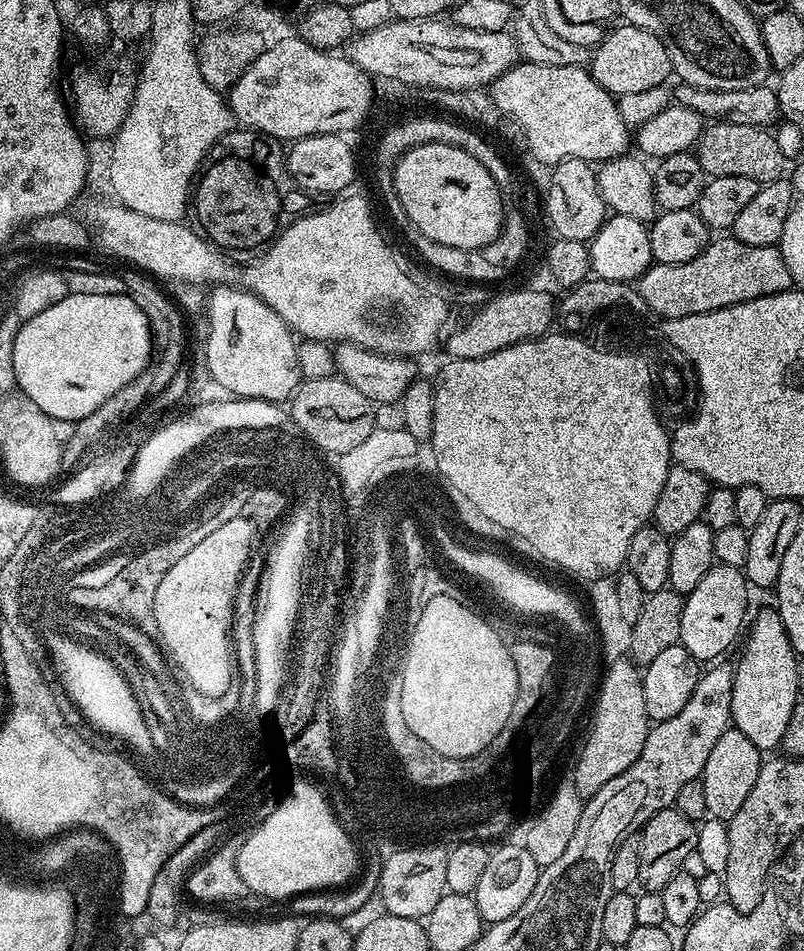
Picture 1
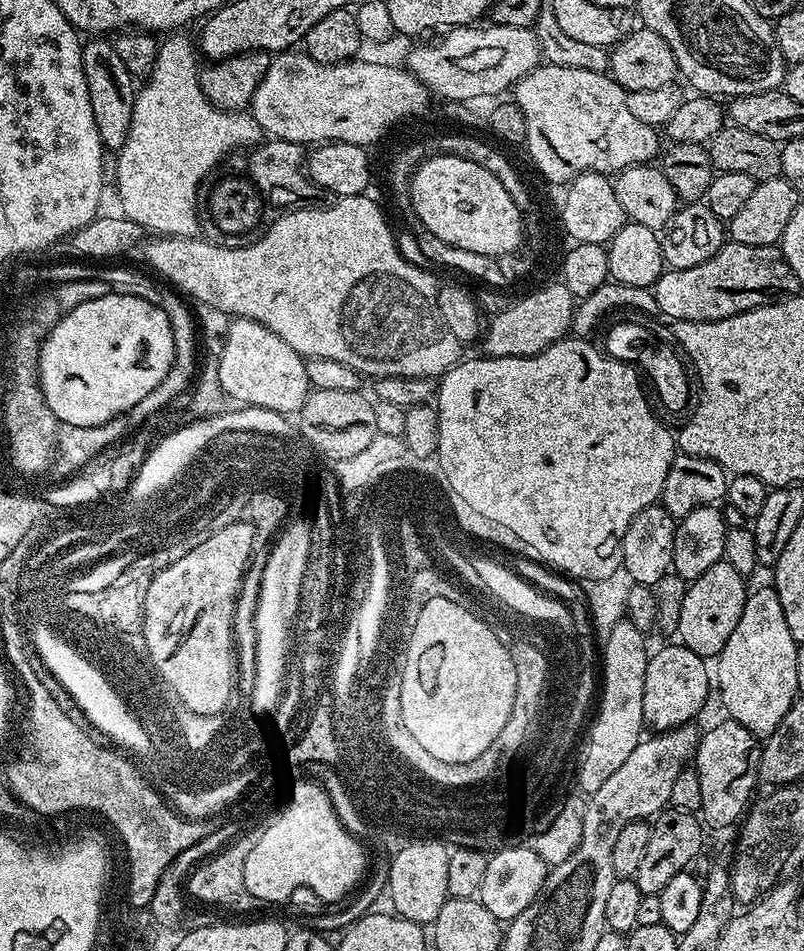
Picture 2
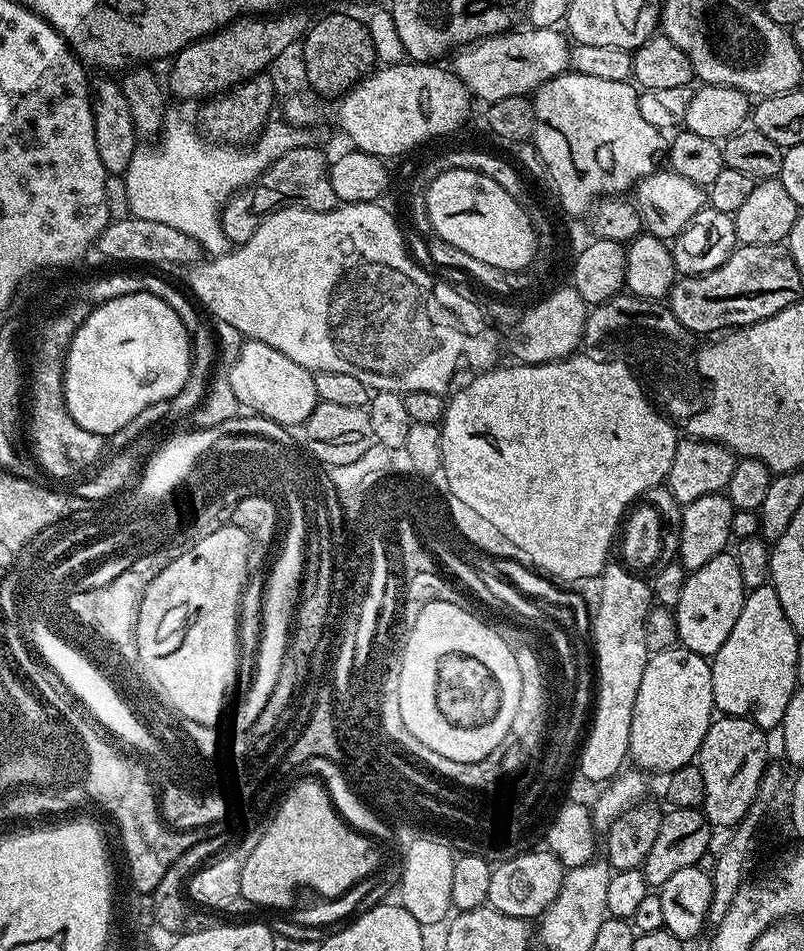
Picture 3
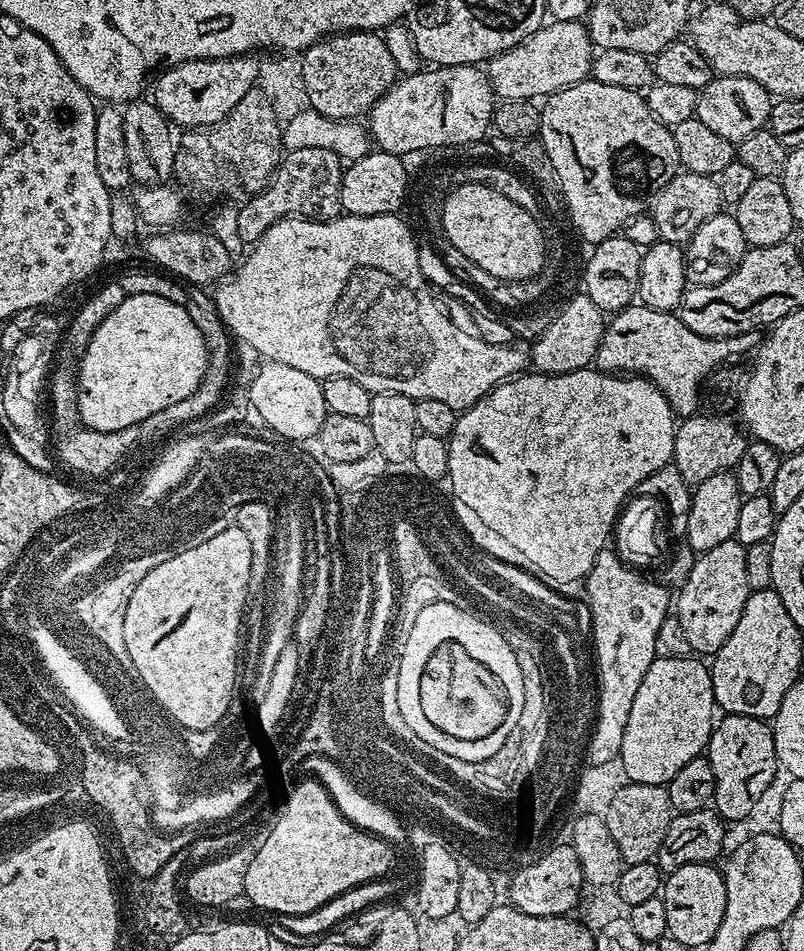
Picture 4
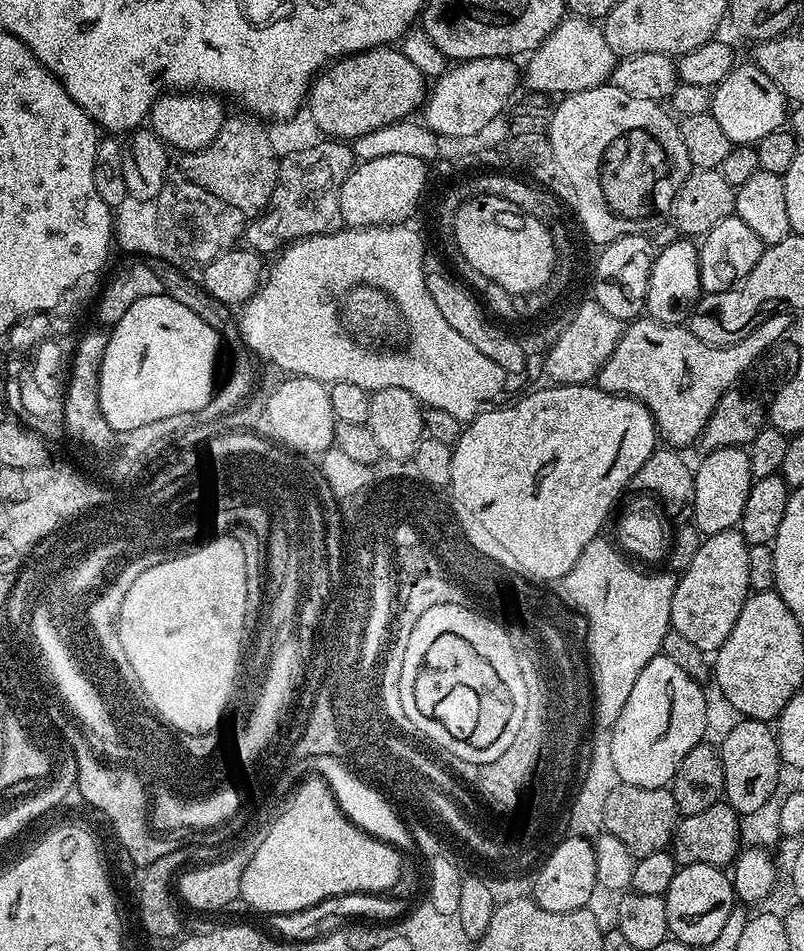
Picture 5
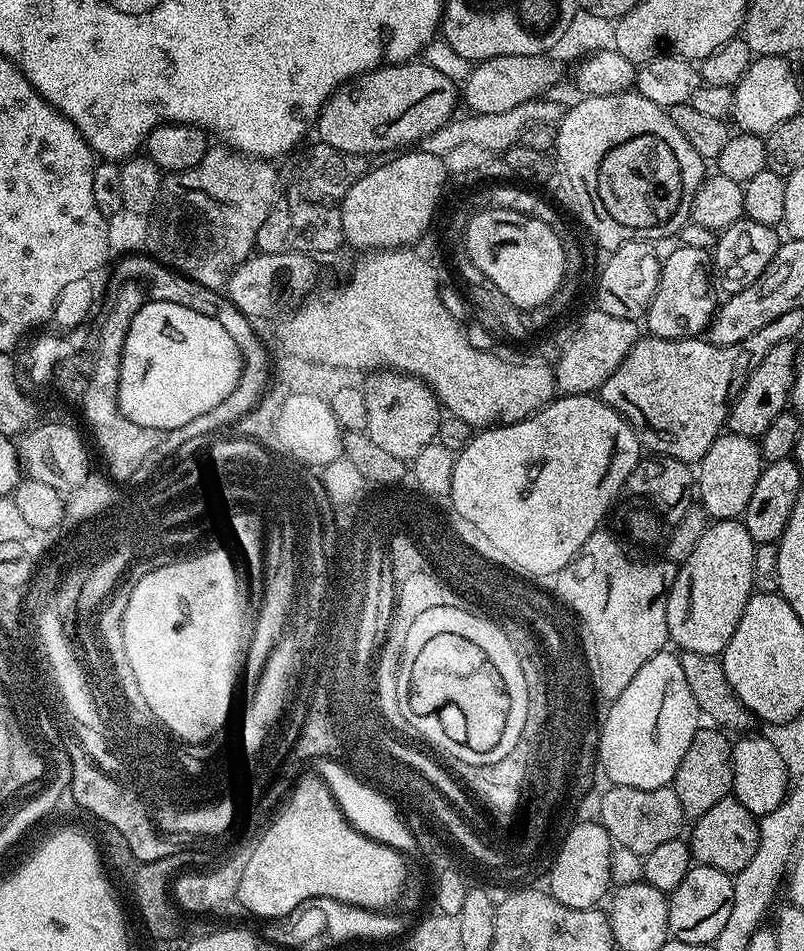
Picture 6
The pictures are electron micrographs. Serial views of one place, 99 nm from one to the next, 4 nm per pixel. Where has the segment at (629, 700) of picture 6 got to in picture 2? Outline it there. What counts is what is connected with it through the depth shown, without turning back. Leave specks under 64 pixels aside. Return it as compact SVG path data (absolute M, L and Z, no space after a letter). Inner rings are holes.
M673 642L653 651L646 666L646 682L642 690L642 714L645 725L656 732L669 732L683 724L691 724L704 708L710 692L710 668L705 657L694 654L684 644Z

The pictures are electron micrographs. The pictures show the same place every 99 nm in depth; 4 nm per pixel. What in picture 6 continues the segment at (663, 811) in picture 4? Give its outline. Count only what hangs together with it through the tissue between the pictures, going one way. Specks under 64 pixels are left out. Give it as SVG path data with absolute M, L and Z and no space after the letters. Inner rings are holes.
M608 786L604 793L599 793L599 815L598 823L603 826L613 841L619 847L626 850L634 850L641 858L648 856L650 850L662 846L662 842L670 842L681 835L684 824L686 828L686 817L682 810L682 802L678 802L678 794L675 787L669 786L658 790L638 790L634 786Z

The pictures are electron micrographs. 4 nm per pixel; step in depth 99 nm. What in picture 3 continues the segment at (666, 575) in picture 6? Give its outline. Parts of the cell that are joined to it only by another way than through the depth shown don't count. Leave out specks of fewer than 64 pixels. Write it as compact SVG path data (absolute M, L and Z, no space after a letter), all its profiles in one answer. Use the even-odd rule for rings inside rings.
M612 562L598 580L600 605L596 610L594 608L590 620L594 649L594 711L578 759L578 772L588 780L611 780L629 759L634 702L638 698L638 686L642 686L642 670L646 670L650 655L646 646L644 623L648 609L654 604L651 587L645 581L643 584L639 578L641 577L635 571L629 570L623 563Z

